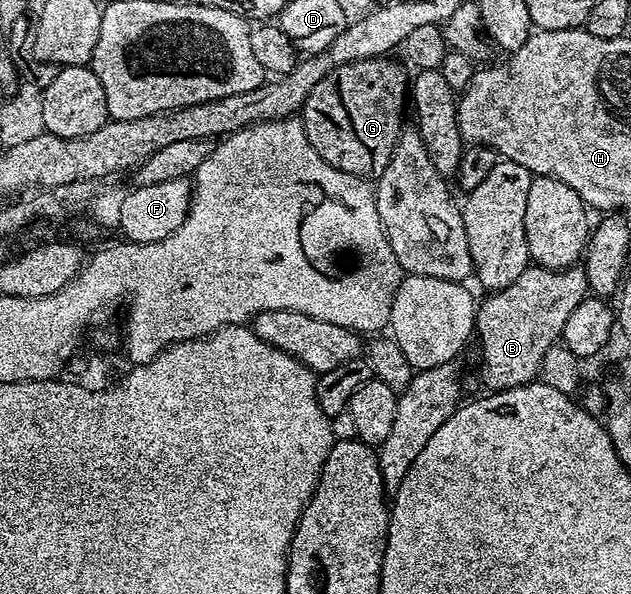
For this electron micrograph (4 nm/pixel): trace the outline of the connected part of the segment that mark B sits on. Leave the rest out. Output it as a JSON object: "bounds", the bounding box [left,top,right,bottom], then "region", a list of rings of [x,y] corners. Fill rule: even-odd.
{"bounds":[475,266,589,393],"region":[[[528,266],[521,275],[513,282],[509,282],[509,286],[505,286],[499,292],[491,292],[488,295],[488,300],[478,305],[475,313],[475,332],[477,333],[477,340],[479,336],[479,380],[484,384],[488,393],[504,392],[510,388],[516,388],[522,384],[532,383],[539,375],[539,368],[542,366],[542,359],[549,349],[560,343],[563,331],[565,330],[565,322],[569,322],[569,314],[573,314],[573,310],[577,310],[577,306],[589,294],[587,285],[586,270],[583,266],[572,266],[569,268],[541,268],[538,266]]]}

